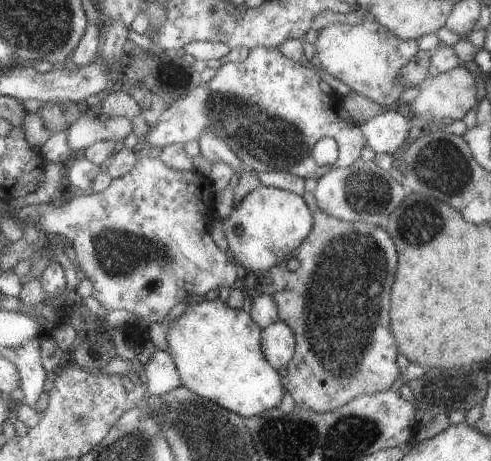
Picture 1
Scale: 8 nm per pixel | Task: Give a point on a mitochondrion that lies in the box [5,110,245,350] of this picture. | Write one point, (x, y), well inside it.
(116, 251)

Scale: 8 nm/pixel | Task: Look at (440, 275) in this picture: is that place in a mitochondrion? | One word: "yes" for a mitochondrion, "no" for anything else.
no

